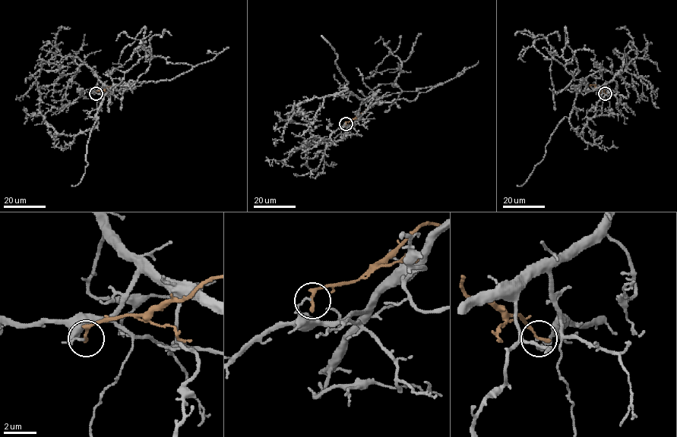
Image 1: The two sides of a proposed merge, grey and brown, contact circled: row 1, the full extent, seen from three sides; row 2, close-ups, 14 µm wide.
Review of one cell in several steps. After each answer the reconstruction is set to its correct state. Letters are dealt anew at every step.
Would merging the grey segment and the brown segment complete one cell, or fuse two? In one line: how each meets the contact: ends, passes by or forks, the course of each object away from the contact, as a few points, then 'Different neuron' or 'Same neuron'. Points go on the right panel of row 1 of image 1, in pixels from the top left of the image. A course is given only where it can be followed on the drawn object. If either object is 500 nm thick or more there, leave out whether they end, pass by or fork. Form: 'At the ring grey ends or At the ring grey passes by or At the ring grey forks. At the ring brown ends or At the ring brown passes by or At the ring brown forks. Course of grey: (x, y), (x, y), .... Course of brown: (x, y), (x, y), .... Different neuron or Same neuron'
At the ring grey ends. At the ring brown ends. Course of grey: (605, 92), (574, 80), (572, 57), (546, 58), (533, 45), (560, 41). Course of brown: (605, 92), (595, 85), (590, 86). Different neuron

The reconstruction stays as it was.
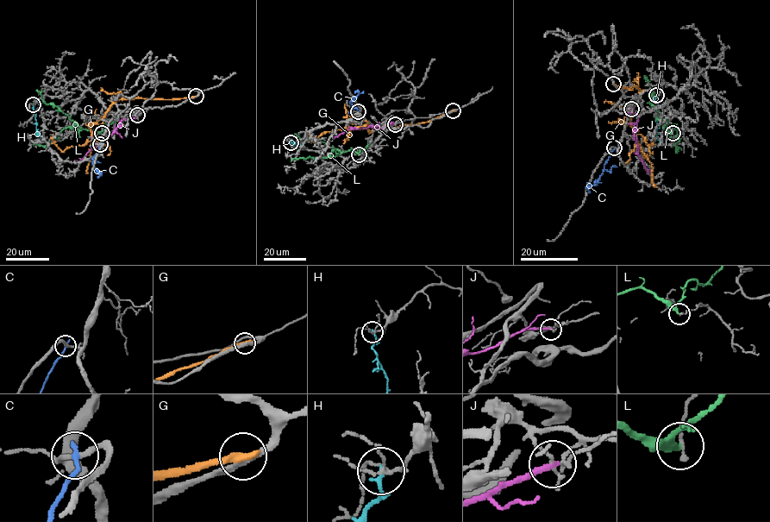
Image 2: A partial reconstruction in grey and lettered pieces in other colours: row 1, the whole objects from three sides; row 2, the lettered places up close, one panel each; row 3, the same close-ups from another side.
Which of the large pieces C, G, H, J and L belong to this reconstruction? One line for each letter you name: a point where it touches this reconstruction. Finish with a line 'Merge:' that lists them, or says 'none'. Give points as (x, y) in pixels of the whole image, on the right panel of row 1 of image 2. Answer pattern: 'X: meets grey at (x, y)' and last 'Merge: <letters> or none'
Merge: none

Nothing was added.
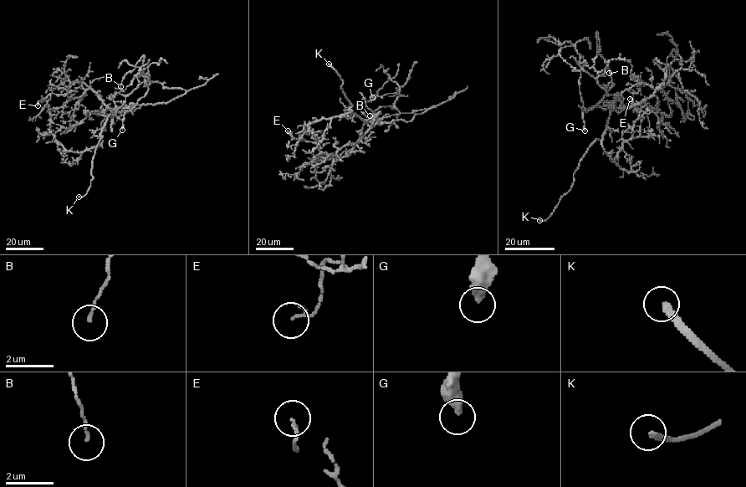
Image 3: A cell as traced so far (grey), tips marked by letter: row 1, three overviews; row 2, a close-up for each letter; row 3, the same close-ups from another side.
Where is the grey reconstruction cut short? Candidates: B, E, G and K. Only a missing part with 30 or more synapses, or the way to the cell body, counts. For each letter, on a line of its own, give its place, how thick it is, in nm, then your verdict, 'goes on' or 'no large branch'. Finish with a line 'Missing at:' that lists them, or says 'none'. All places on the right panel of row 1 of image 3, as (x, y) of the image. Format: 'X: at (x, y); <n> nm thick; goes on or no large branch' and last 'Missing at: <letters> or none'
B: at (609, 73); 110 nm thick; no large branch
E: at (630, 99); 130 nm thick; no large branch
G: at (585, 130); 440 nm thick; no large branch
K: at (539, 220); 200 nm thick; goes on
Missing at: K

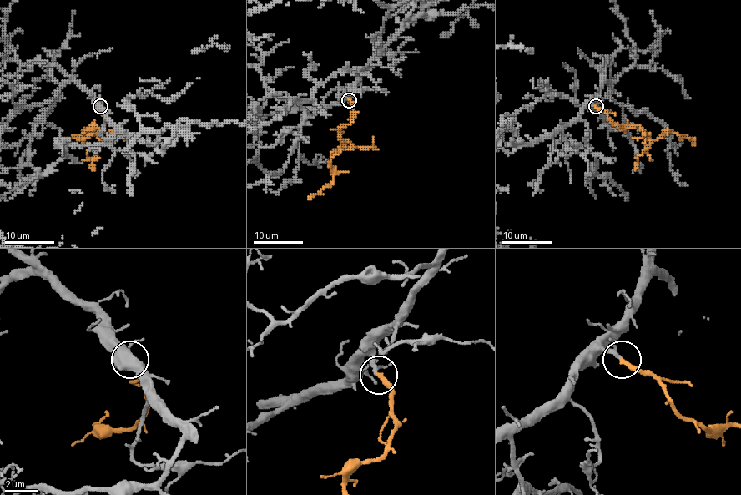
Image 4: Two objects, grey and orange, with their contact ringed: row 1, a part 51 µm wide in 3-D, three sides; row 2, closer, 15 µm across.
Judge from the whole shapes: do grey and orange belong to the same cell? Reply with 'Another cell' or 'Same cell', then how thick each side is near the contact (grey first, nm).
Same cell. Thickness 190 nm (grey) against 280 nm

